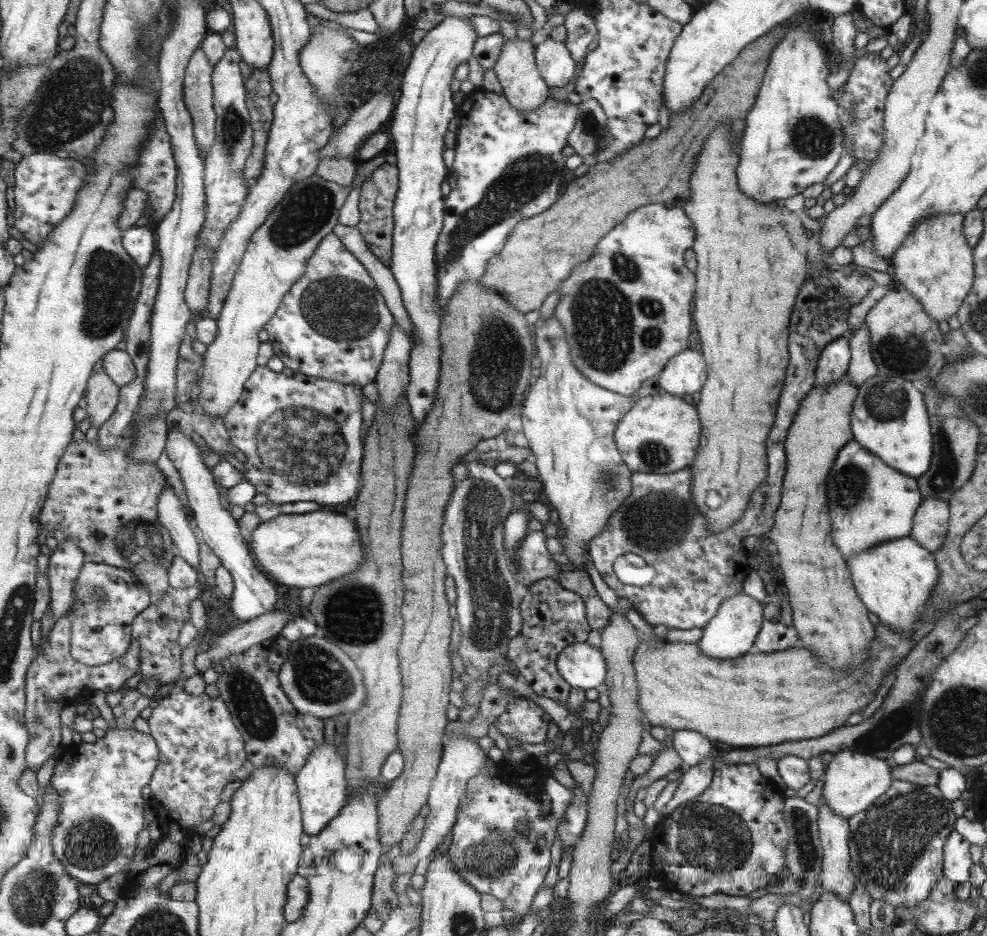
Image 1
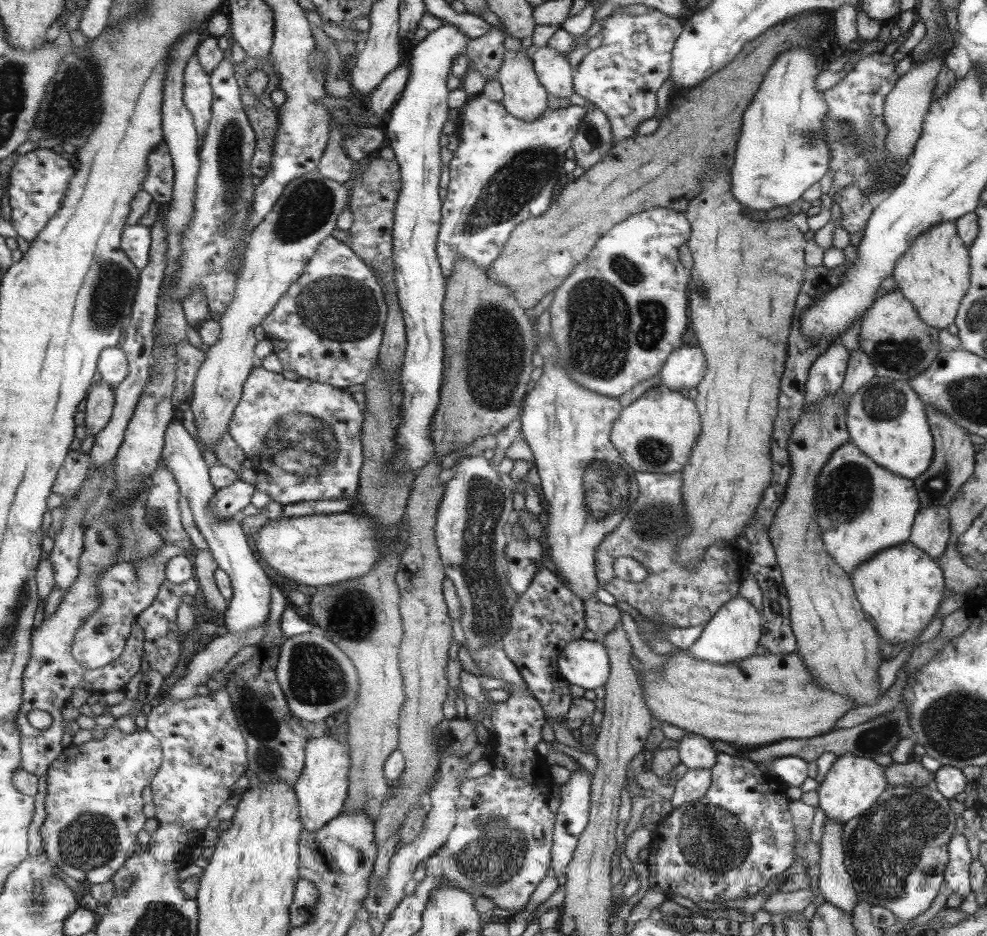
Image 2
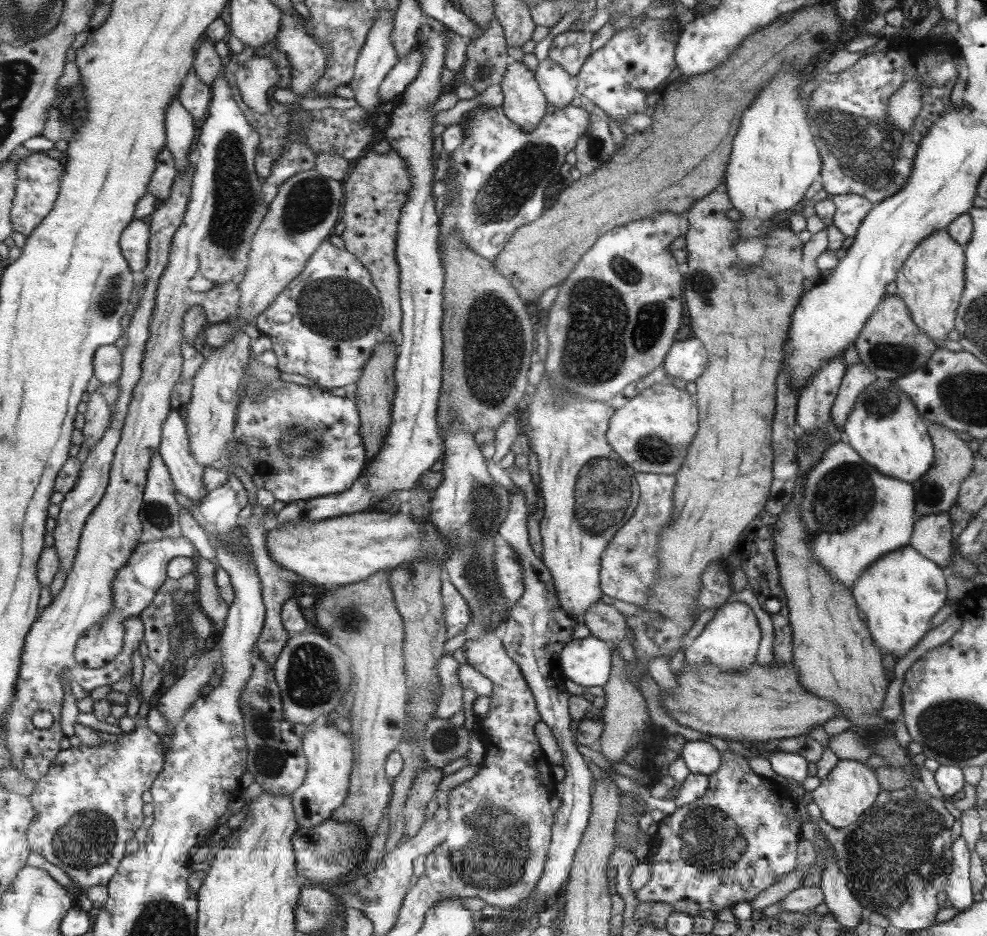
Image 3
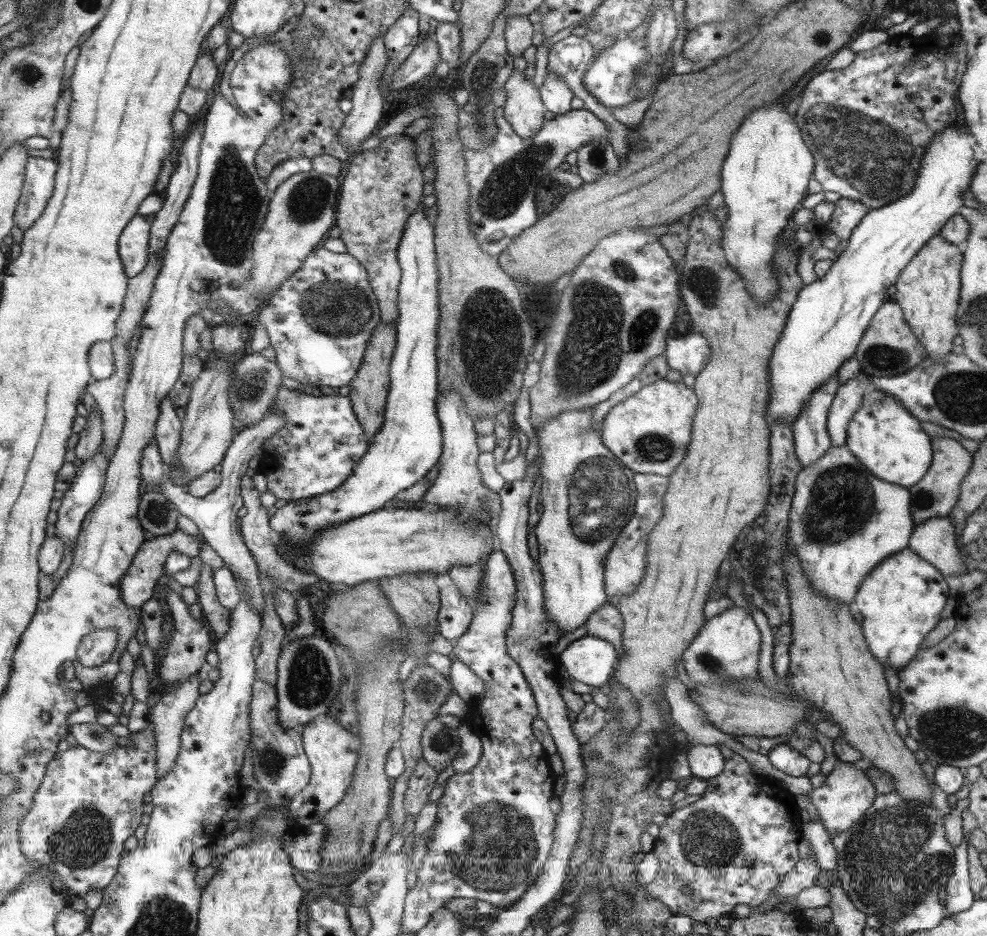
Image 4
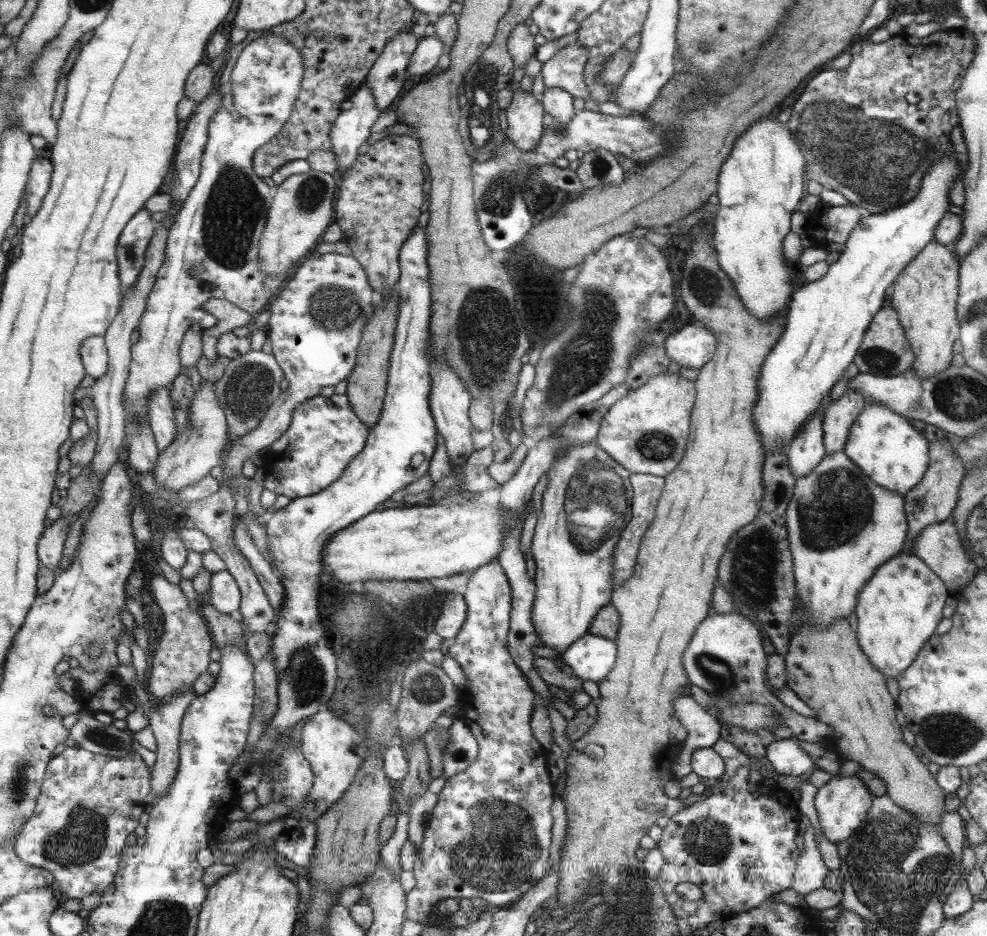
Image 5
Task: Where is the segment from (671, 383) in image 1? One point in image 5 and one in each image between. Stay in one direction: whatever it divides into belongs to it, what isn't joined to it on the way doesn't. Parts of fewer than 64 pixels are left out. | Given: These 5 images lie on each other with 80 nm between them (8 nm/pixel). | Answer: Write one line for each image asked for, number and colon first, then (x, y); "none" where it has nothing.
2: (685, 367)
3: (686, 359)
4: (689, 353)
5: (692, 346)

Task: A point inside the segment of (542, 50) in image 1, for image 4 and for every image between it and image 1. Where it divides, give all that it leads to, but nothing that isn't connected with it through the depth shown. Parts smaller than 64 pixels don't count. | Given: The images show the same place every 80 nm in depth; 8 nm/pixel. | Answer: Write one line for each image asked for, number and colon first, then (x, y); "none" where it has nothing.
2: (554, 72)
3: (559, 89)
4: (555, 94)

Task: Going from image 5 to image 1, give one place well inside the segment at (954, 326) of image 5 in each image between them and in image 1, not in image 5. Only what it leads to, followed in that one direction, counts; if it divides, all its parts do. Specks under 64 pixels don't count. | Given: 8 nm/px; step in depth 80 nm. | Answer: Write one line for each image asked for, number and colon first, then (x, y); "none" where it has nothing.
1: (934, 263)
2: (932, 275)
3: (930, 282)
4: (927, 291)

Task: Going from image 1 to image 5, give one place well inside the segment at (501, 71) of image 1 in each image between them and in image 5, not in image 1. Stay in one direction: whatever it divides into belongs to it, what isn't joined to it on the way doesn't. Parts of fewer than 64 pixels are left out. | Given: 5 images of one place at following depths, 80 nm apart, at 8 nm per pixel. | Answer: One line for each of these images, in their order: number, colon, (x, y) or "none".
2: (523, 97)
3: (524, 103)
4: (523, 110)
5: (523, 116)

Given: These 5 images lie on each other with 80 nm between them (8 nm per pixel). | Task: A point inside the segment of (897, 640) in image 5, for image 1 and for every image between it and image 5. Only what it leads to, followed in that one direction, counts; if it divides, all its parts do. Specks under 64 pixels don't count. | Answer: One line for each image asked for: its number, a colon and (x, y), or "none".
1: (895, 579)
2: (900, 588)
3: (899, 594)
4: (900, 601)

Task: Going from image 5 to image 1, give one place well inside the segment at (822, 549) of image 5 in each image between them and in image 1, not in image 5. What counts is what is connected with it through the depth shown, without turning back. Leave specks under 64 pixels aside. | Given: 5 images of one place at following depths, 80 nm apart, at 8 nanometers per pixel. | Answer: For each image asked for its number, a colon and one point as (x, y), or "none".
1: (869, 503)
2: (861, 508)
3: (855, 515)
4: (843, 522)

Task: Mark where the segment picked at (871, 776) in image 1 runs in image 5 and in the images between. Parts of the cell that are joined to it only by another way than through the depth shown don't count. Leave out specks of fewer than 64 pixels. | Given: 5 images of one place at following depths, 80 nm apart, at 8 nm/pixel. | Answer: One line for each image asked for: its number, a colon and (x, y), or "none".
2: (852, 784)
3: (850, 788)
4: (846, 793)
5: (842, 804)

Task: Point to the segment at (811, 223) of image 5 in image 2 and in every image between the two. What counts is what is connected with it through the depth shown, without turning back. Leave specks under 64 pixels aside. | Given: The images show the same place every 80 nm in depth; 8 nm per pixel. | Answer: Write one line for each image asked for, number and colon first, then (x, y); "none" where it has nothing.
2: (855, 209)
3: (850, 210)
4: (847, 213)

